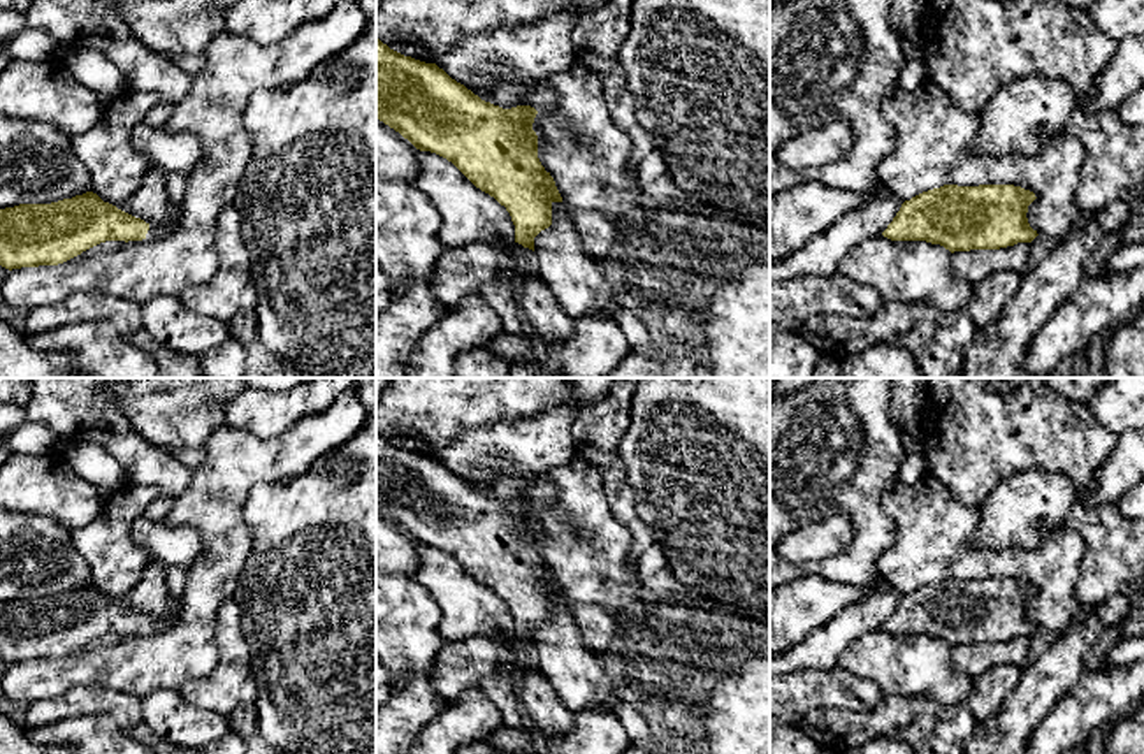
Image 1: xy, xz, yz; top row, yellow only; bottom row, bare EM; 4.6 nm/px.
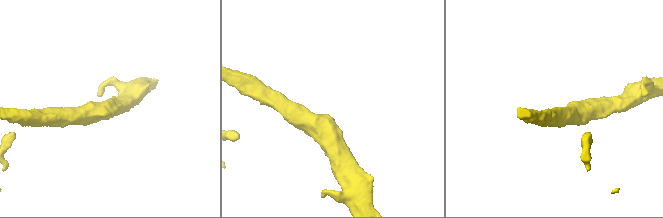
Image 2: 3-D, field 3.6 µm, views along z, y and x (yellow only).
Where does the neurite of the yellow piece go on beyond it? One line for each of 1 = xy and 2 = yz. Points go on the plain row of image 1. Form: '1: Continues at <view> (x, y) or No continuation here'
1: Continues at xy (155, 624)
2: No continuation here

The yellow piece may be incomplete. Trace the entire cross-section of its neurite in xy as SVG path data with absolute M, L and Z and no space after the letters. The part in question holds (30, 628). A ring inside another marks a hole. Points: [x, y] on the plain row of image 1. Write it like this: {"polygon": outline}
{"polygon": "M86 585L51 598L0 603L0 659L58 659L105 634L170 629L177 619L149 619Z"}

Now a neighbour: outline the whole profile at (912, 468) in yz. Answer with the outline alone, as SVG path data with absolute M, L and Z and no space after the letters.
M909 453L898 471L898 480L903 483L914 483L926 475L926 462L921 453Z

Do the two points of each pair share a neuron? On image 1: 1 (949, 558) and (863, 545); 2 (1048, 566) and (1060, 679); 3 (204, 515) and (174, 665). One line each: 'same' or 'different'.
1: different
2: different
3: same

